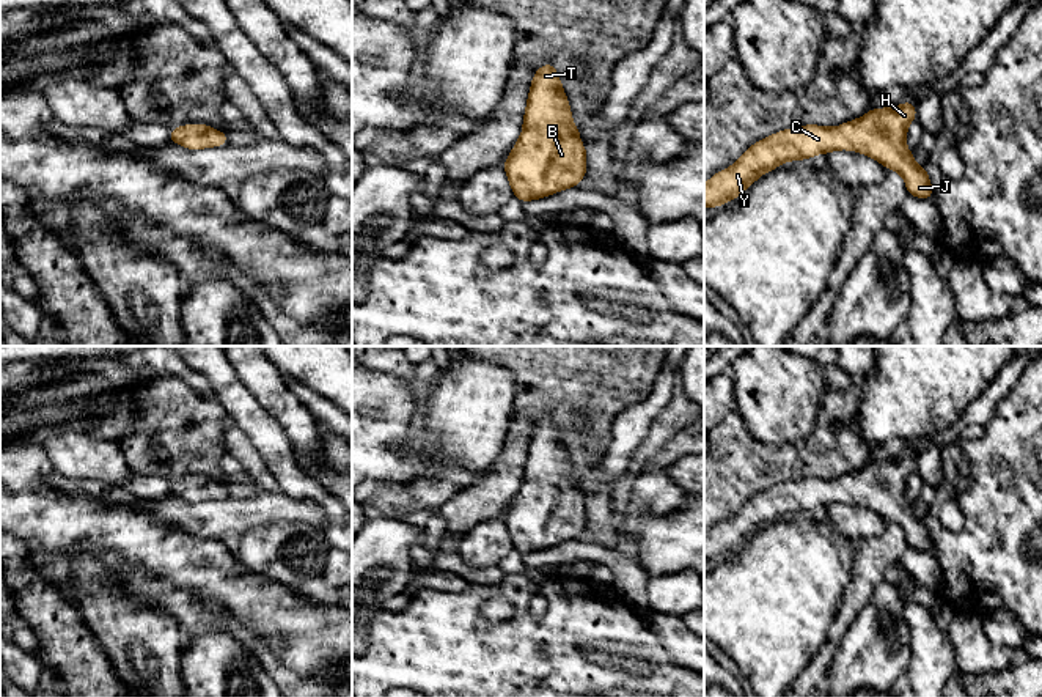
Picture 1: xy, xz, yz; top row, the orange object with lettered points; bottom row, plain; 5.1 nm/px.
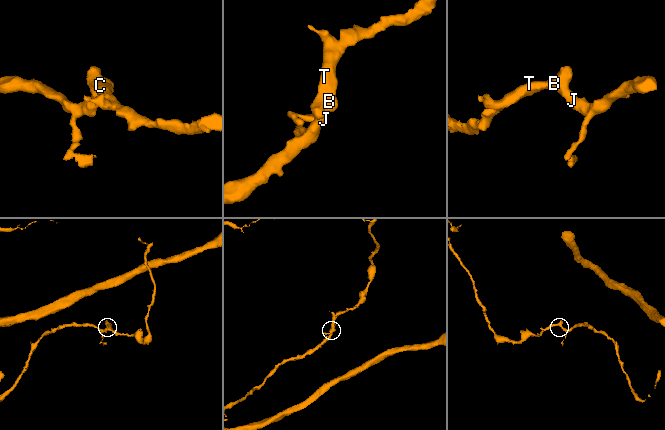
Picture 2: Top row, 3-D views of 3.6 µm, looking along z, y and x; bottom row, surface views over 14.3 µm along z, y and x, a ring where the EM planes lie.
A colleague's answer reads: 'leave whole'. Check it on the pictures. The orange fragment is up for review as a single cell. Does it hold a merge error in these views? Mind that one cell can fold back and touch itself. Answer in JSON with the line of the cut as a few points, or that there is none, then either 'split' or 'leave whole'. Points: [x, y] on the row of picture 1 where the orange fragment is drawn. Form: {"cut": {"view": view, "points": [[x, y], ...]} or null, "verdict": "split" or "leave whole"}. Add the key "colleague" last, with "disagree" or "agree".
{"cut": null, "verdict": "leave whole", "colleague": "agree"}

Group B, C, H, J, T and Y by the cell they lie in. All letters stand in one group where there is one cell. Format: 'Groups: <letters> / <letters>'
Groups: B C H J T Y

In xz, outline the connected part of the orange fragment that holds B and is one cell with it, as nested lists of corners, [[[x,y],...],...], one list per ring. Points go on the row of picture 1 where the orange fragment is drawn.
[[[542,65],[533,76],[523,131],[501,164],[522,203],[577,187],[586,175],[586,148],[574,126],[556,68]]]

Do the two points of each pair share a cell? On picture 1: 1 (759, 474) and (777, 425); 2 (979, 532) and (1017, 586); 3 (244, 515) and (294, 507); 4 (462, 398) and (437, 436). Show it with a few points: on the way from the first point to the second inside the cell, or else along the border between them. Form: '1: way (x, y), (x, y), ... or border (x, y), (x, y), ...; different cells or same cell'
1: border (742, 419), (764, 442), (807, 438); different cells
2: way (986, 545), (986, 549), (1009, 573); same cell
3: way (256, 512), (266, 507), (282, 507); same cell
4: way (462, 408), (447, 427); same cell

